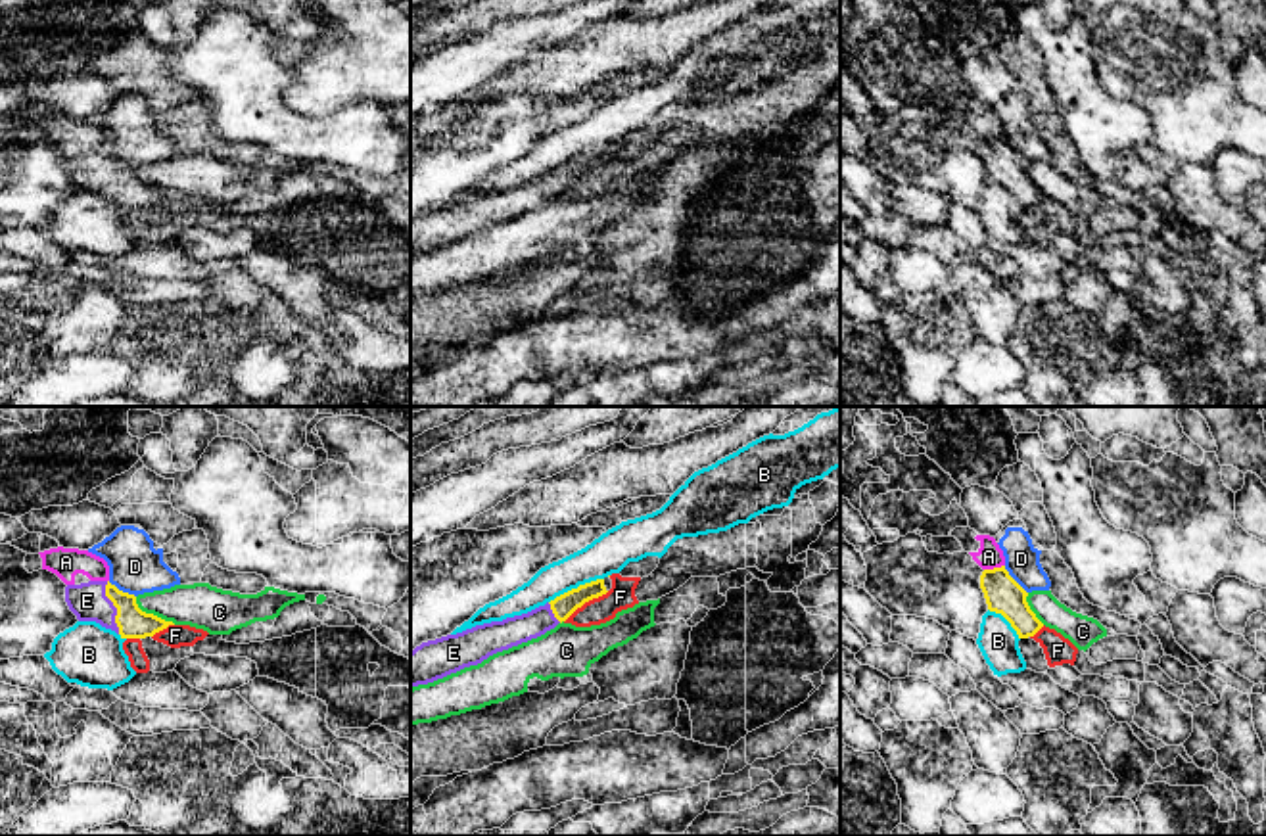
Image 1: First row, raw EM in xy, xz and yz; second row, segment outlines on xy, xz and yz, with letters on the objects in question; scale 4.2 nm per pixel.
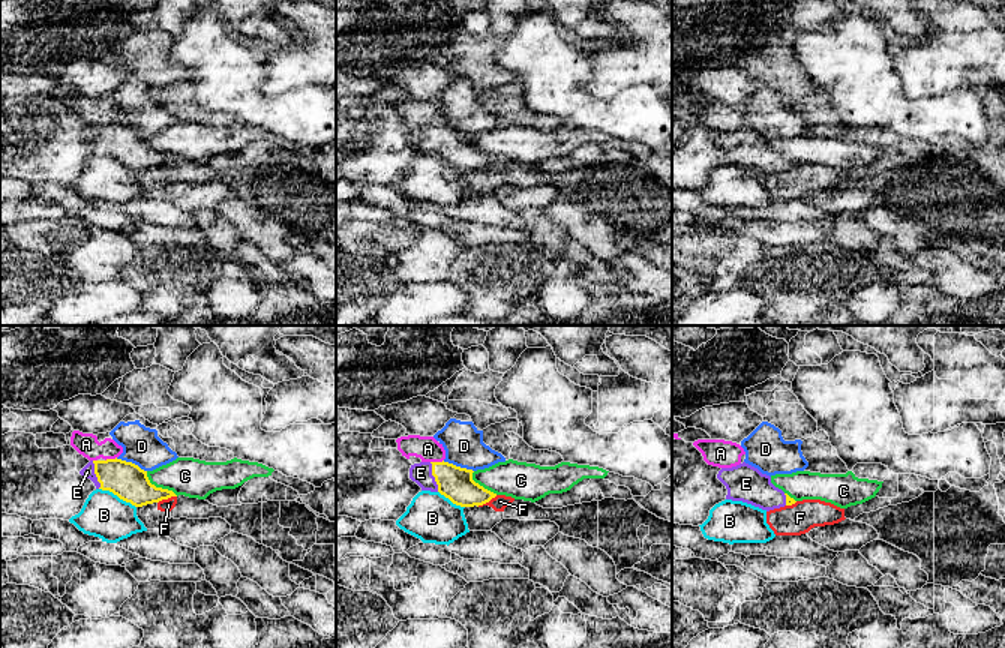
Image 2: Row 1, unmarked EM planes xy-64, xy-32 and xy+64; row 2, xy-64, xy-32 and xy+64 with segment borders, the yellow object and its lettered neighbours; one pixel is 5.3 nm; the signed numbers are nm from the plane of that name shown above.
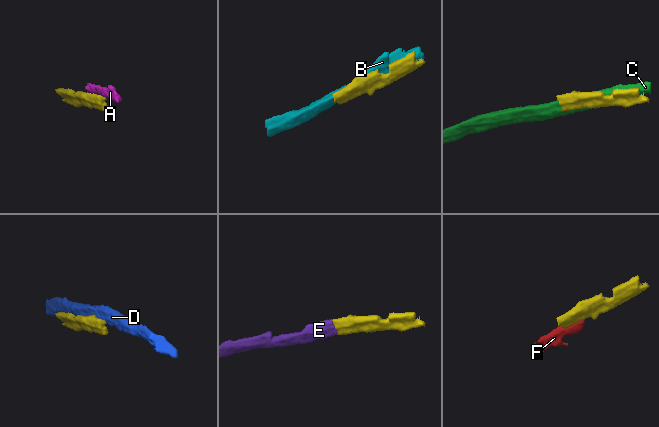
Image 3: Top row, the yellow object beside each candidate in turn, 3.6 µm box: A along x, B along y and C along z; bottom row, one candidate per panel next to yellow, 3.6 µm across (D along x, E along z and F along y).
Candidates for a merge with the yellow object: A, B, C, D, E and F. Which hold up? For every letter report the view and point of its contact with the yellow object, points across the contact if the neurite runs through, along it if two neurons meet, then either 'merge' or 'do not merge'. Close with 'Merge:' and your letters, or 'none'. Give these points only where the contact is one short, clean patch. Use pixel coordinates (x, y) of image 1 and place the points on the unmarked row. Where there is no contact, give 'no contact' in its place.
A: yz (994, 139) | along yz (1004, 135), (984, 140) | do not merge
B: xz (578, 158) | do not merge
C: xy (152, 185) | do not merge
D: xy (121, 162) | do not merge
E: xy (116, 177) | across xy (133, 194), (116, 177), (87, 171) | merge
F: xz (586, 171) | along xz (609, 162), (586, 171), (564, 192) | do not merge
Merge: E

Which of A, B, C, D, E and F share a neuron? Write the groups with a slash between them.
A / B / C / D / E / F

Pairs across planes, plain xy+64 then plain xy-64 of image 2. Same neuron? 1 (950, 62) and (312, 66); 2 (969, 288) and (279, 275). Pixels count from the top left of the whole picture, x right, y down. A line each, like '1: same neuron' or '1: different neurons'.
1: same neuron
2: different neurons

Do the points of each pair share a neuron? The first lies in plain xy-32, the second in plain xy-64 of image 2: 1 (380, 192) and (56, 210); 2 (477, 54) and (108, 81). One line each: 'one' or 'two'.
1: two
2: two

